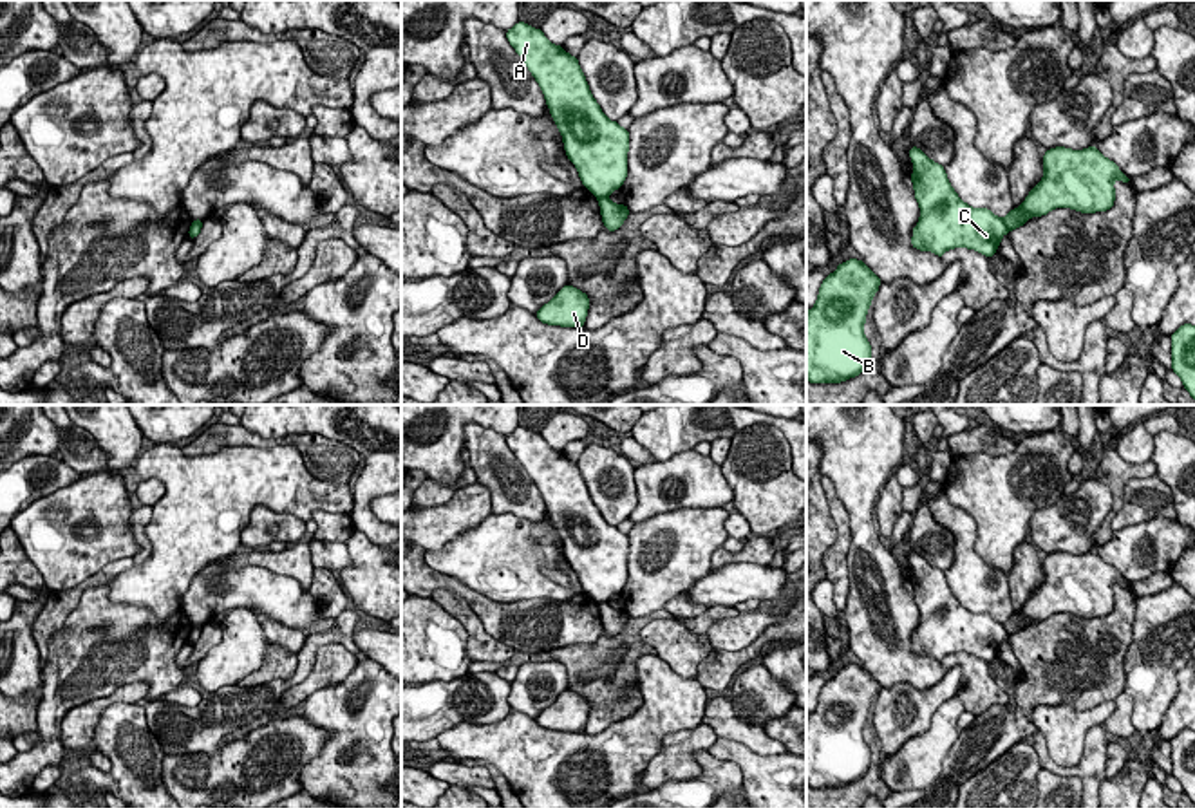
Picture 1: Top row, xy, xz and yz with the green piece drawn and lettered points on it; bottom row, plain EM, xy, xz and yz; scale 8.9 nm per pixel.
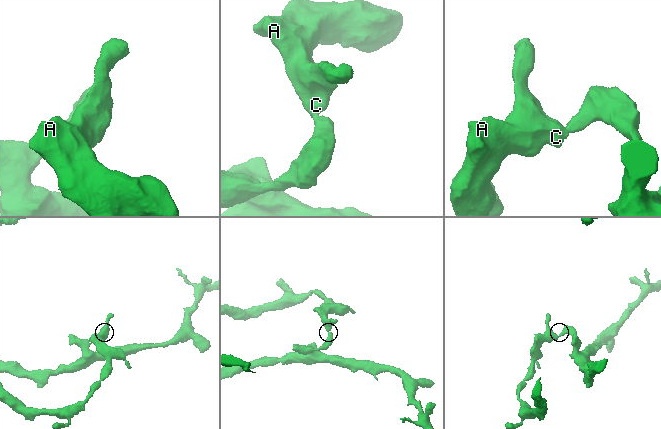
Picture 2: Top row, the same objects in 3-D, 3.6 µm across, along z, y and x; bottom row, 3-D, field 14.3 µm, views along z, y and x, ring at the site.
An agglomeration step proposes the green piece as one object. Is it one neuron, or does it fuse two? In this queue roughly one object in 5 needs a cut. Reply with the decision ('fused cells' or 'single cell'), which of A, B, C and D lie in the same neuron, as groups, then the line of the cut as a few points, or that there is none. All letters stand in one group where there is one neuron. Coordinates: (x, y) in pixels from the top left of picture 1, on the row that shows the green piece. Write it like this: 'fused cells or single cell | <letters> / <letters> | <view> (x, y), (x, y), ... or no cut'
fused cells | A B C / D | yz (1002, 219), (1009, 230)

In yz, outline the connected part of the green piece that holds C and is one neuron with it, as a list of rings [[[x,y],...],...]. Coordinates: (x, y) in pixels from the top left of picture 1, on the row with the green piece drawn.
[[[909,146],[915,199],[920,219],[911,246],[936,257],[953,248],[969,248],[993,257],[1009,228],[989,208],[971,208],[953,190],[944,164],[931,161],[920,148]]]

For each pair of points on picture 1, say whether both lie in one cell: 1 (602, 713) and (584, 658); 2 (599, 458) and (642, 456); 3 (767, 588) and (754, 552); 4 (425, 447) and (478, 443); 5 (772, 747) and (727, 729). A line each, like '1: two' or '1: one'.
1: one
2: two
3: two
4: two
5: one

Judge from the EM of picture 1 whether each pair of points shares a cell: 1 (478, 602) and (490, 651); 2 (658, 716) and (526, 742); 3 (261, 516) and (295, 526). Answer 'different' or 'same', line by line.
1: different
2: same
3: same

